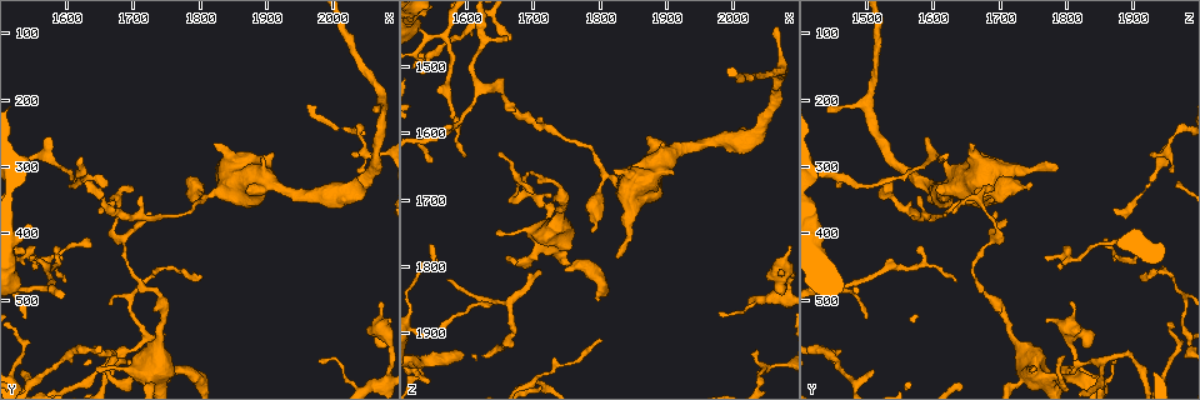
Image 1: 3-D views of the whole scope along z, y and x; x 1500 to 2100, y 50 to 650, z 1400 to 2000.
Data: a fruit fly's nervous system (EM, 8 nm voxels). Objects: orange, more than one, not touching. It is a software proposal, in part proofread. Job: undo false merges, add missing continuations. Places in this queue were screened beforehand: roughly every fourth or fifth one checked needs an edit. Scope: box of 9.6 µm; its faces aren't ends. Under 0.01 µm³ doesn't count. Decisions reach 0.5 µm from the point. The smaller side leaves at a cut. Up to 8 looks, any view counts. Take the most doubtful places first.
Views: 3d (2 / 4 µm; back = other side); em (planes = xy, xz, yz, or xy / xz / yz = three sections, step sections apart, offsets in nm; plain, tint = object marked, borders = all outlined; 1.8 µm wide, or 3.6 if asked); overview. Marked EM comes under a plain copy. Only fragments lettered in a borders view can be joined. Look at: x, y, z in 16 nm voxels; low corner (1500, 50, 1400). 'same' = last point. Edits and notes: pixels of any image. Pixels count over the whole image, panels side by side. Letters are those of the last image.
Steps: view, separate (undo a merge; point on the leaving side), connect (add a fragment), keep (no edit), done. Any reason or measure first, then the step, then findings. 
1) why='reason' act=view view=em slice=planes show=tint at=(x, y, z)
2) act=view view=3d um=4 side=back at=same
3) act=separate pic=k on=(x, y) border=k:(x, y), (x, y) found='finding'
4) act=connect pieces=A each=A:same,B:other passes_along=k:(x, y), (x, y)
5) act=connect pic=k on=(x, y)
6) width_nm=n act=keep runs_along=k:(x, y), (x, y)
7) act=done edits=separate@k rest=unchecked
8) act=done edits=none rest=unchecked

why='an open end' act=view view=3d um=4 at=(1750, 605, 1810)

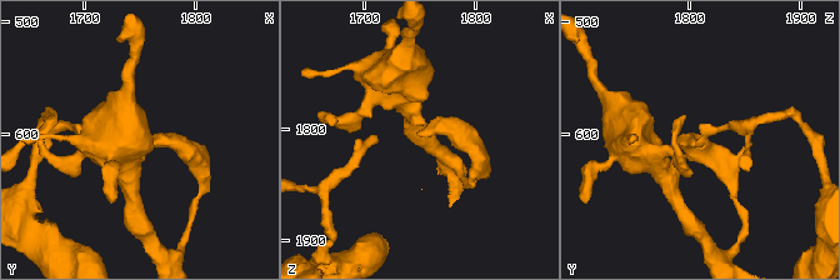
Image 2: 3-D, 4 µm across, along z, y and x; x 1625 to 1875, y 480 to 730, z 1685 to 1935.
why='need the tissue' act=view view=em slice=planes show=borders at=(1748, 606, 1808)

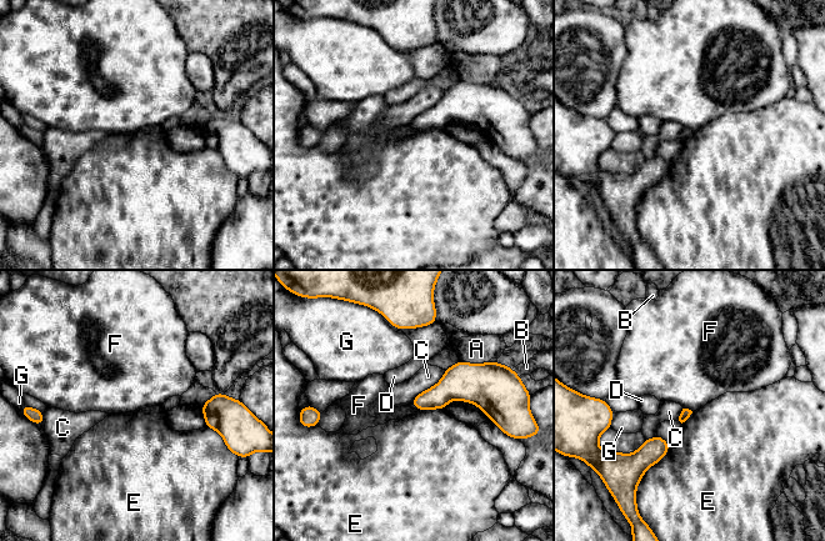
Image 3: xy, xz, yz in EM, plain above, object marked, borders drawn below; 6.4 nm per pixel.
act=keep each=A:other,B:other,C:other,D:other,E:other,F:other,G:other border=3:(410, 402), (419, 410) found='none of them fits'

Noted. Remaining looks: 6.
why='tapers out' act=view view=3d um=2 at=(1665, 575, 1460)

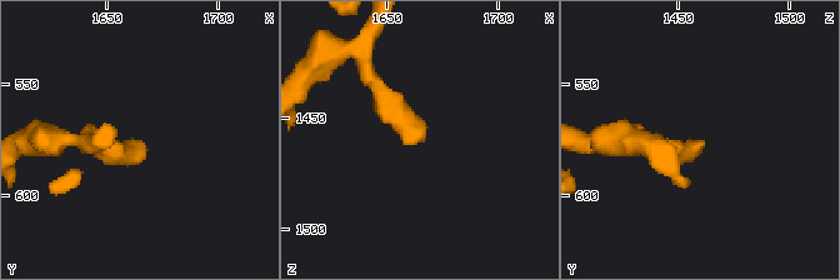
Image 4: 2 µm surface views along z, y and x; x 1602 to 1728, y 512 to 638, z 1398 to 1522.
act=view view=em um=3.6 slice=planes show=borders at=(1664, 577, 1462)

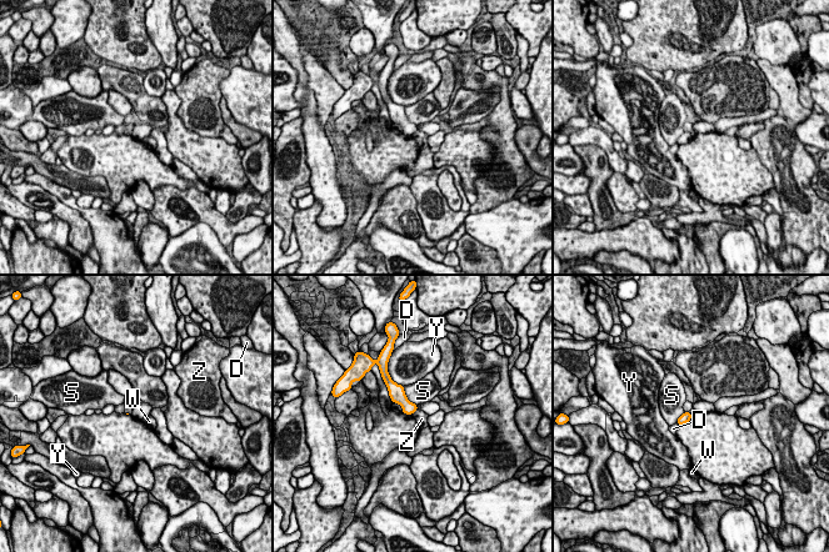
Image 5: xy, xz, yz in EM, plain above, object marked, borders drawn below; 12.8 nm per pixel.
act=keep each=D:other,S:other,W:other,Y:other,Z:other border=5:(418, 405), (418, 409), (411, 415) found='none of them fits'

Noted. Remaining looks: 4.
why='thin neck' act=view view=3d um=2 at=(2055, 285, 1950)

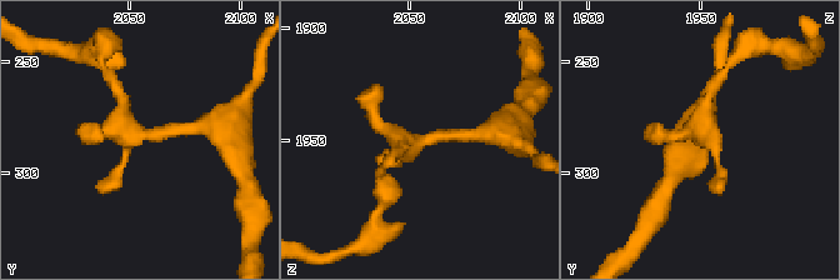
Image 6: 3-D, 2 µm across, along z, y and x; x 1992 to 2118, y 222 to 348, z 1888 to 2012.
act=view view=em slice=planes show=borders at=(2059, 279, 1948)

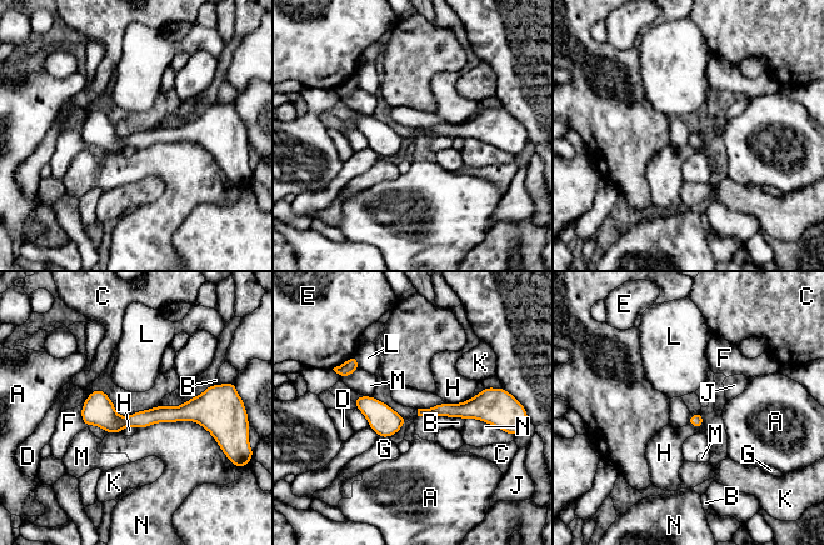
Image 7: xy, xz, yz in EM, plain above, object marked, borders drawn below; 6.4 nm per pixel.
act=keep each=A:other,B:other,C:other,D:other,E:other,F:other,G:other,H:other,J:other,K:other,L:other,M:other,N:other found='continuous, no second neuron'

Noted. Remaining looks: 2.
act=done edits=none rest=unchecked

